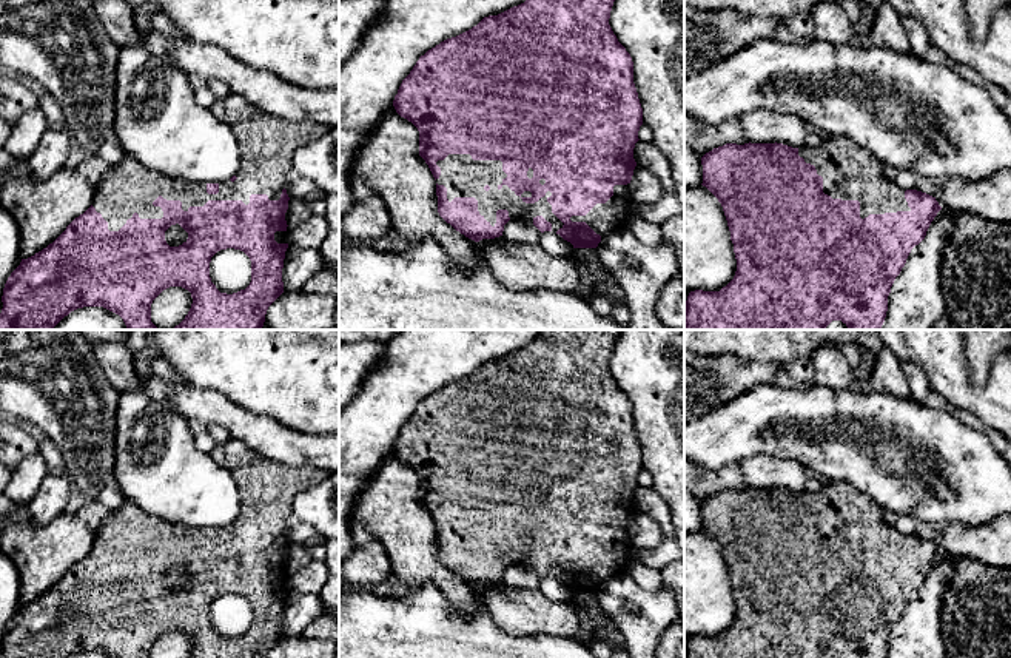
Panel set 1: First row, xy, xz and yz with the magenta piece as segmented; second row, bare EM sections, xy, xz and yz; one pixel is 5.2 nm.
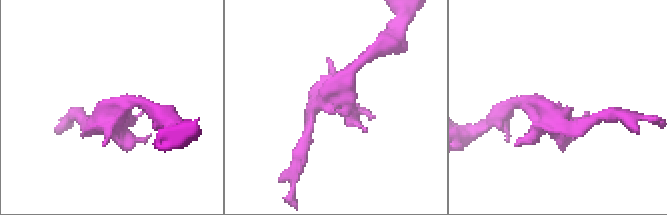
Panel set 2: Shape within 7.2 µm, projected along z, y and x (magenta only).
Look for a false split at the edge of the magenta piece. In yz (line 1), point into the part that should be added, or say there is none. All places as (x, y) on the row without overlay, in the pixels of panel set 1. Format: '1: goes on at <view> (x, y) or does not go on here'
1: goes on at yz (849, 518)

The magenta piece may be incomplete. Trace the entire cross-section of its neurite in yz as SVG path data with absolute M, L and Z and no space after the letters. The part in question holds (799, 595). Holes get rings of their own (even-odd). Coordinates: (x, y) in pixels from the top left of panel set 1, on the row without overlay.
M846 482L798 493L777 487L726 488L706 498L701 510L701 530L723 552L737 616L720 636L690 636L684 658L886 658L895 623L942 555L935 542L897 532L875 502Z

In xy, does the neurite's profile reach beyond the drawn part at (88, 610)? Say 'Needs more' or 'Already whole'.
Needs more

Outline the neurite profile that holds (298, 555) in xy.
M290 544L288 555L285 558L287 570L294 572L299 567L307 566L311 559L311 555L302 544Z

